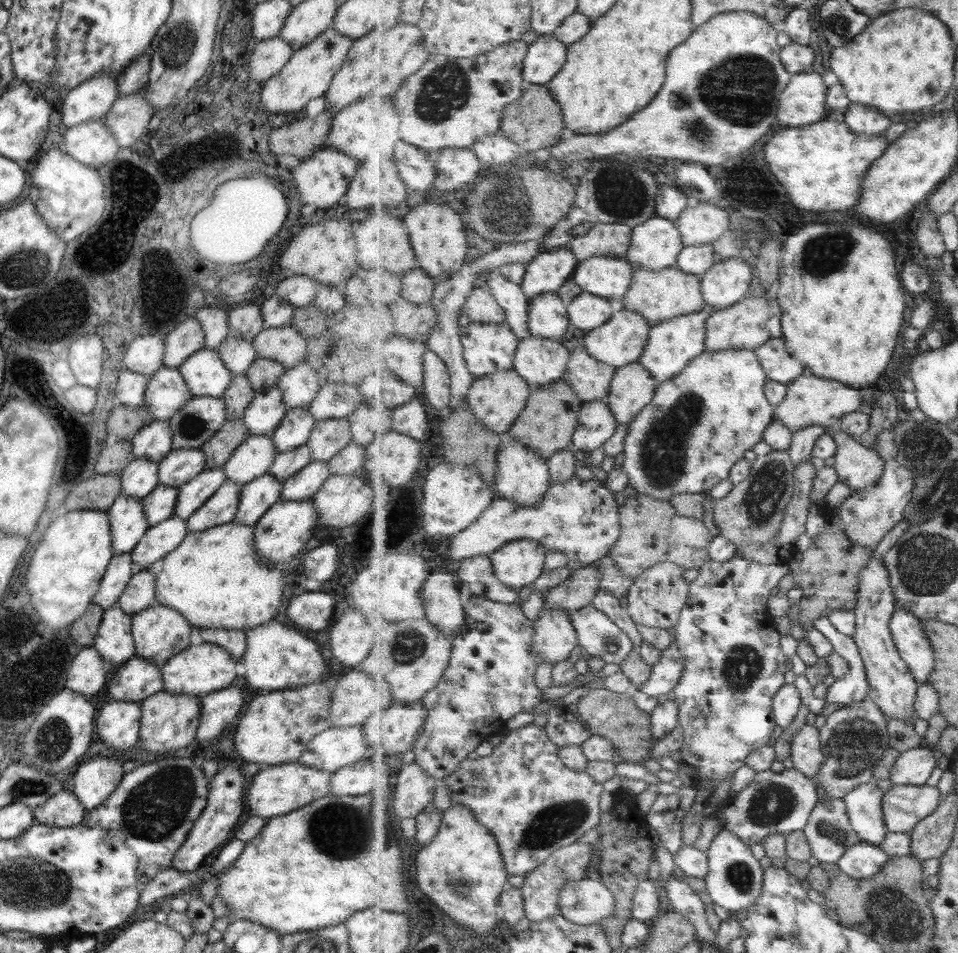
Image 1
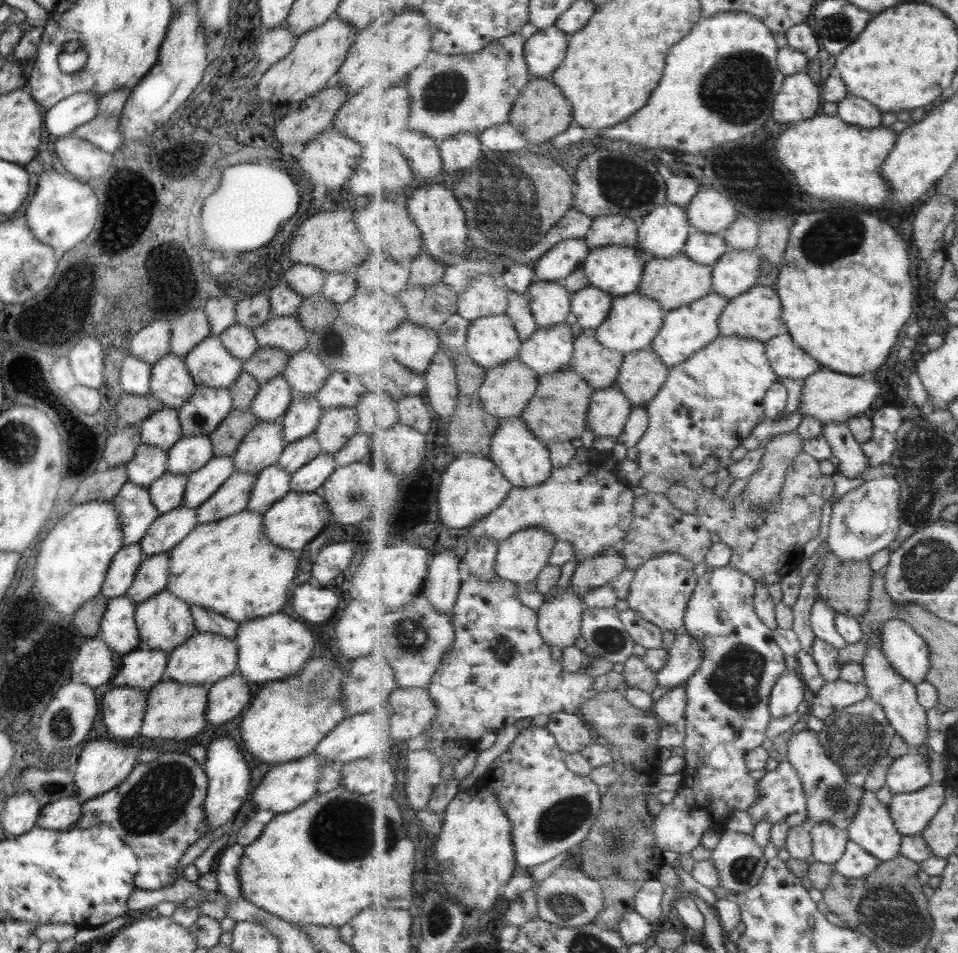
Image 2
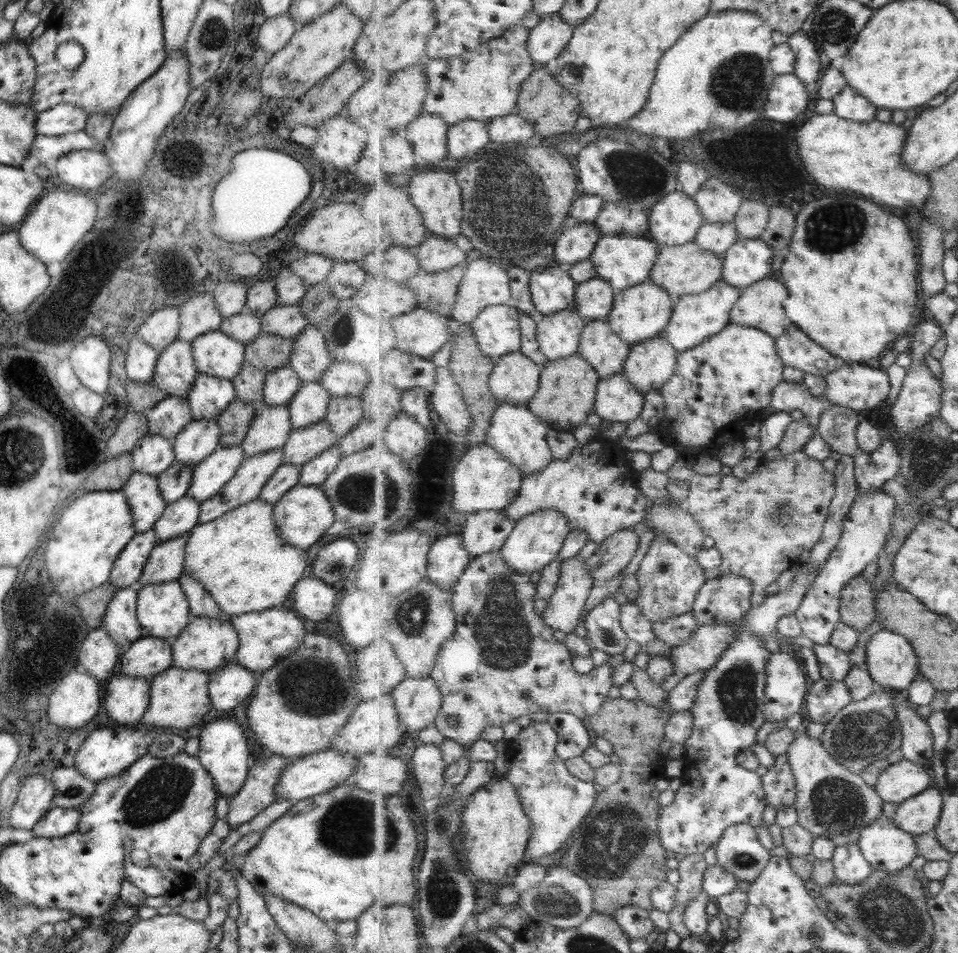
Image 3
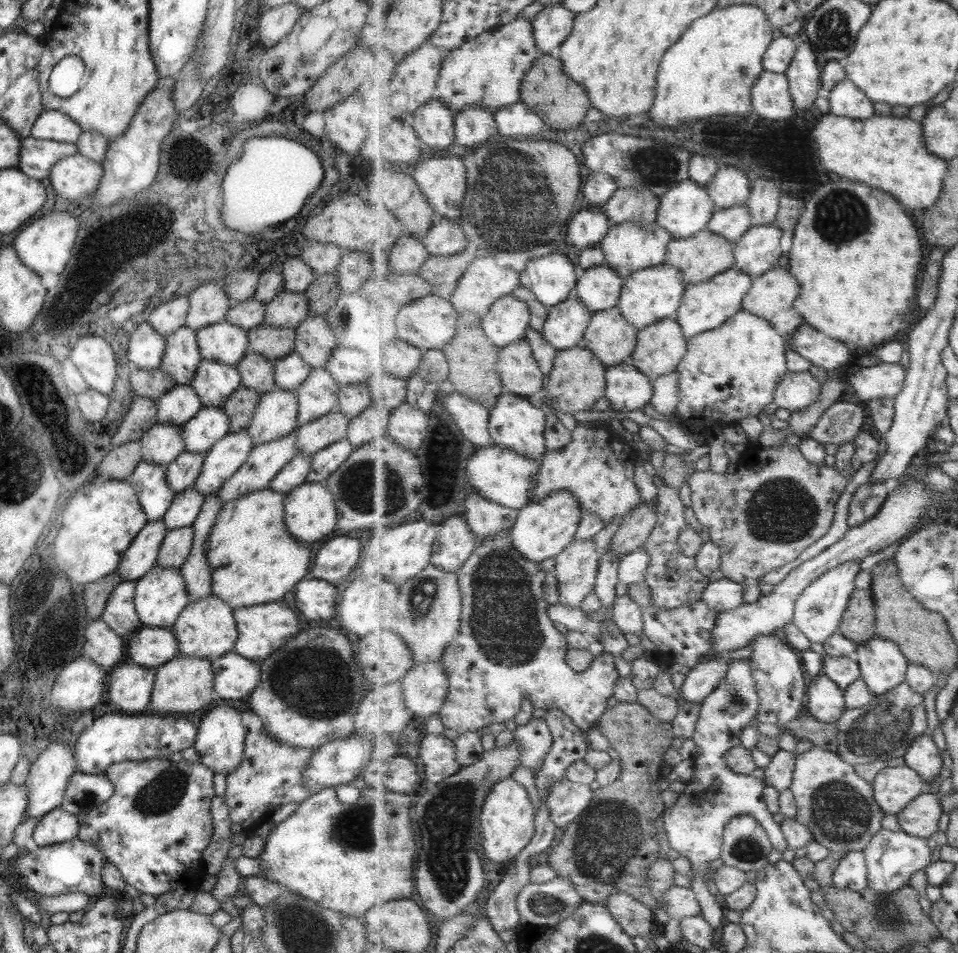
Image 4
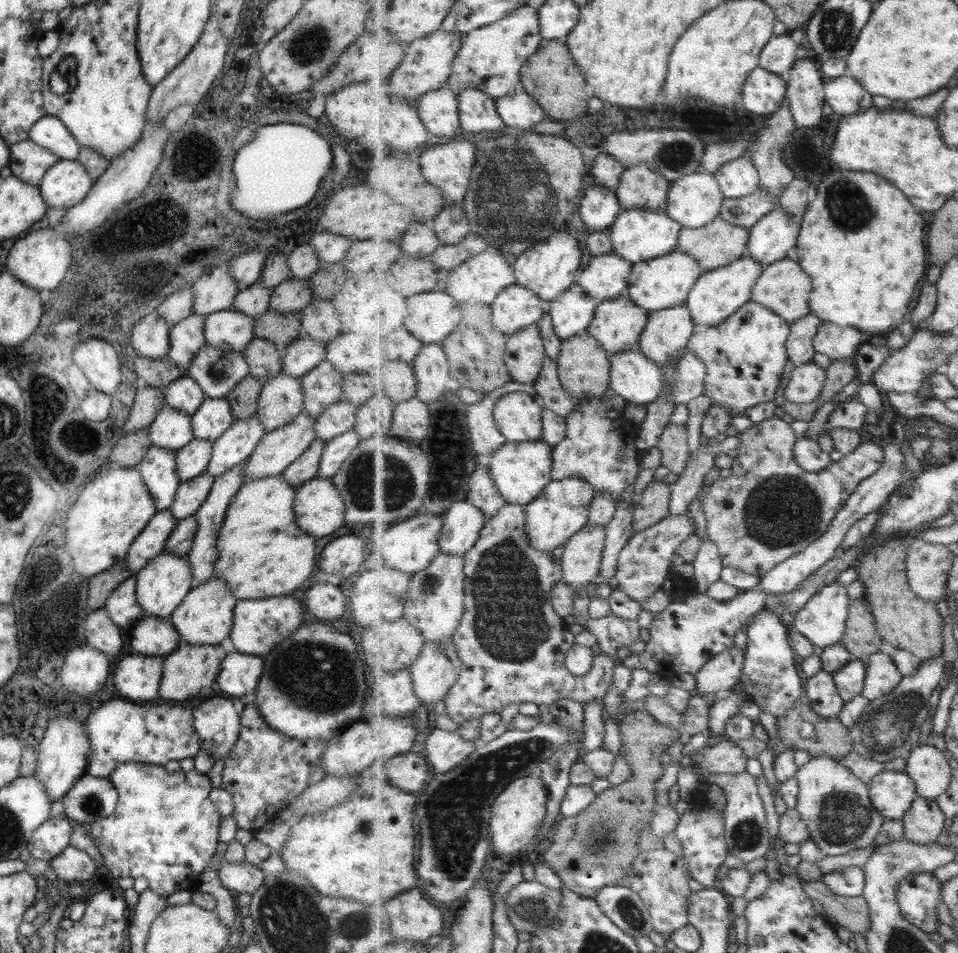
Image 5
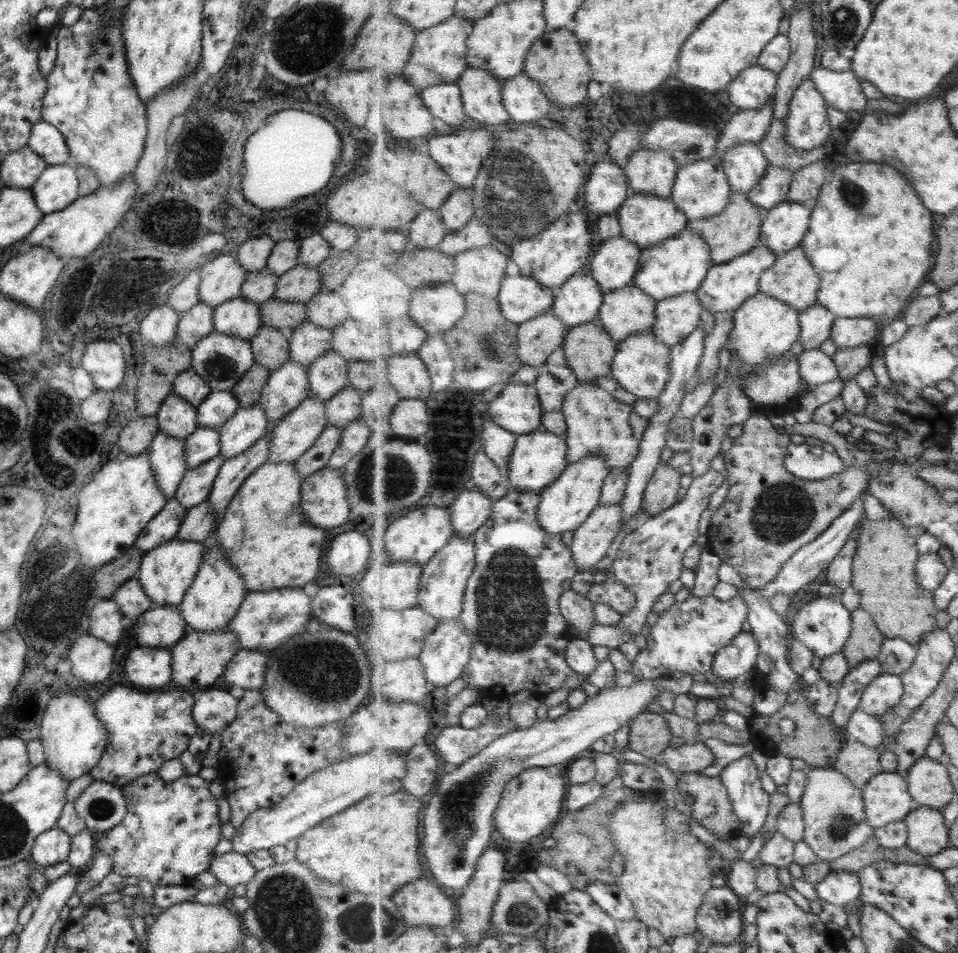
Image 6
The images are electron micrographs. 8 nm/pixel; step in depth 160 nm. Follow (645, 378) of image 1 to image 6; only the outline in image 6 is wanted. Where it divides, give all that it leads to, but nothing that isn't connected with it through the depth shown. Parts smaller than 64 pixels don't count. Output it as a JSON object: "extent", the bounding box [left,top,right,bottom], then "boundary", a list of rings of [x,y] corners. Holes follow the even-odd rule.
{"extent":[653,292,704,348],"boundary":[[[688,292],[657,301],[657,324],[653,331],[671,348],[688,337],[702,323],[704,308],[697,293]]]}

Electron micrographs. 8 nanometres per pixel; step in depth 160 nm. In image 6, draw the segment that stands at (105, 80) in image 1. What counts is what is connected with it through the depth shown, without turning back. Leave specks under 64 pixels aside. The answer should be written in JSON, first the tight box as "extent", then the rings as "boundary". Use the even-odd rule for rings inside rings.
{"extent":[26,121,70,166],"boundary":[[[39,121],[31,127],[26,145],[49,166],[70,162],[63,135],[46,122]]]}

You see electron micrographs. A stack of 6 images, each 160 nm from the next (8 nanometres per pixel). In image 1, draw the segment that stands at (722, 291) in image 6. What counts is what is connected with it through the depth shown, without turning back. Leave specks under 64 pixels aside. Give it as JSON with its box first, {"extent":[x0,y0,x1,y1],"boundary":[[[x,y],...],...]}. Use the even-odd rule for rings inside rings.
{"extent":[640,311,712,384],"boundary":[[[697,311],[691,314],[671,317],[653,325],[649,335],[648,345],[640,358],[641,363],[656,379],[659,384],[670,381],[703,351],[706,350],[706,322],[712,315],[707,311]]]}

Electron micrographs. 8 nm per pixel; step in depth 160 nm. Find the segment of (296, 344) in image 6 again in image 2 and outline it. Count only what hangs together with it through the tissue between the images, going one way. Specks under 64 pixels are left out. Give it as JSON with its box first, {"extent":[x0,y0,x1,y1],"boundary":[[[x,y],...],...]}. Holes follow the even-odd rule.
{"extent":[249,375,294,422],"boundary":[[[277,375],[259,387],[249,411],[258,418],[259,422],[275,422],[281,419],[294,397],[287,381],[281,375]]]}

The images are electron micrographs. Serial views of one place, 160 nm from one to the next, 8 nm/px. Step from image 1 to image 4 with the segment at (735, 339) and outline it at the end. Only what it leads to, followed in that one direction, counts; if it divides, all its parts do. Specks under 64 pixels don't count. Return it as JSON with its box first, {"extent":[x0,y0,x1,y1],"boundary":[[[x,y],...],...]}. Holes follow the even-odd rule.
{"extent":[743,267,805,336],"boundary":[[[776,267],[761,276],[753,277],[753,286],[745,295],[743,309],[766,318],[784,336],[794,334],[805,323],[804,316],[796,306],[800,292],[800,282],[792,272],[789,269]]]}

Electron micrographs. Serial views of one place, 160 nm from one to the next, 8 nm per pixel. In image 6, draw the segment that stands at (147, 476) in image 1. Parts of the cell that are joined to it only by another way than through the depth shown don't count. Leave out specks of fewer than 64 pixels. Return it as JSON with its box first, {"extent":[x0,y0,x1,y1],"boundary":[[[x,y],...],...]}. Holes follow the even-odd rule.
{"extent":[154,393,197,440],"boundary":[[[172,393],[163,399],[154,417],[158,433],[173,438],[184,440],[197,428],[196,407]]]}

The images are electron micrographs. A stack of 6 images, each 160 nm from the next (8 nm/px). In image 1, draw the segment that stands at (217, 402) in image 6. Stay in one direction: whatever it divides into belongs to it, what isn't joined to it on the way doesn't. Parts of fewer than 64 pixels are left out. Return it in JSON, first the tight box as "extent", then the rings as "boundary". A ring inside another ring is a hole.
{"extent":[158,448,204,487],"boundary":[[[195,448],[171,450],[158,463],[158,484],[180,487],[204,470],[203,454]]]}

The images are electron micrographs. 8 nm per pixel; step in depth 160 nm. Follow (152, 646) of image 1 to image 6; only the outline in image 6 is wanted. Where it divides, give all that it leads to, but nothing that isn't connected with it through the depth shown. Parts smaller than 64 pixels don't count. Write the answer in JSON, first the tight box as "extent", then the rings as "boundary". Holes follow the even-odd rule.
{"extent":[135,538,202,606],"boundary":[[[175,538],[153,547],[142,556],[135,579],[153,605],[177,606],[182,601],[185,589],[189,588],[202,561],[202,544],[193,541],[180,541]]]}

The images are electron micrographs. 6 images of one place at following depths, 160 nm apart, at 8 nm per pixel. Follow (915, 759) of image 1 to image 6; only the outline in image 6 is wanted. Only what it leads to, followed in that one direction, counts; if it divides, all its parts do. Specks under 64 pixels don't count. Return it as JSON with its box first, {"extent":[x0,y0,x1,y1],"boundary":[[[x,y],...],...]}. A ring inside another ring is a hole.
{"extent":[863,772,913,830],"boundary":[[[882,772],[863,788],[868,823],[876,830],[886,824],[903,821],[911,813],[913,797],[908,779],[899,772]]]}

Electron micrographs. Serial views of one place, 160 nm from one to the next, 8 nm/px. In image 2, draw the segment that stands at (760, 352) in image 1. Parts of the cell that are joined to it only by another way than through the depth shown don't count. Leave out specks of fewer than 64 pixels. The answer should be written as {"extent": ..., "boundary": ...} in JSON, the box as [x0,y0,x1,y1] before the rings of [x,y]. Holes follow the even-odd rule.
{"extent":[765,333,822,379],"boundary":[[[791,333],[771,338],[765,343],[773,370],[778,377],[806,379],[822,368],[822,364],[796,345]]]}

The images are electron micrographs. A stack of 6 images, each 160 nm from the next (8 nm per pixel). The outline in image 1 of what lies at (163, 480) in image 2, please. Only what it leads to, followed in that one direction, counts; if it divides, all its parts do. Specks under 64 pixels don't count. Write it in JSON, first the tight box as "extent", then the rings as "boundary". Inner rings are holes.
{"extent":[141,485,178,526],"boundary":[[[157,485],[141,501],[143,516],[148,526],[153,526],[173,515],[178,487]]]}

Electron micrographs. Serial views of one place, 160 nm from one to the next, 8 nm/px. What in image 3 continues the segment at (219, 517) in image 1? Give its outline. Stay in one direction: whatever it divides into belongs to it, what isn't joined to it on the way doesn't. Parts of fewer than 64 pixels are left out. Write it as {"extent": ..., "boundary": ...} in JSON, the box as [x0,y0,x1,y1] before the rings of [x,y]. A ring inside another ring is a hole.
{"extent":[198,449,282,524],"boundary":[[[281,449],[245,457],[235,475],[221,487],[219,493],[199,504],[198,524],[211,522],[237,506],[258,499],[263,485],[282,461]]]}

